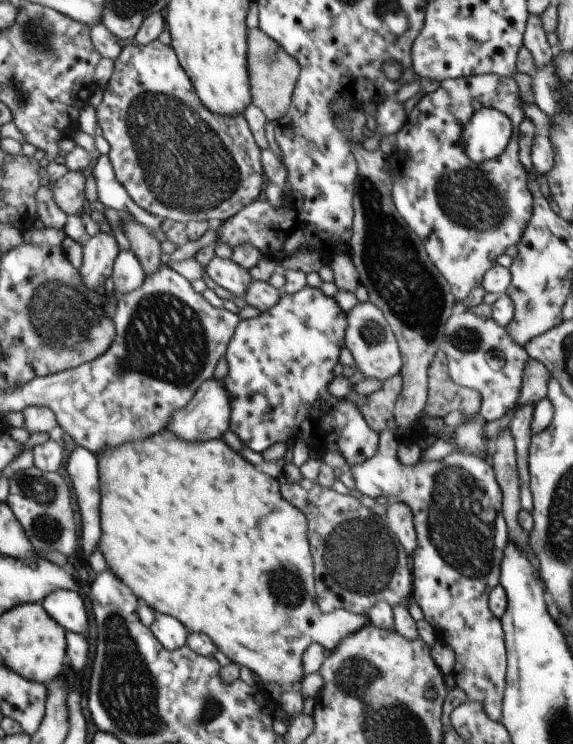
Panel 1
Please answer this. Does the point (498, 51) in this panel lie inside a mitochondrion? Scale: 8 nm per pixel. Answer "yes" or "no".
no

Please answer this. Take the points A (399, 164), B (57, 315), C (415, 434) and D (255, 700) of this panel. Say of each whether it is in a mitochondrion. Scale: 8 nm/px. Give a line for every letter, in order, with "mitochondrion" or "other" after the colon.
A: other
B: mitochondrion
C: other
D: other

